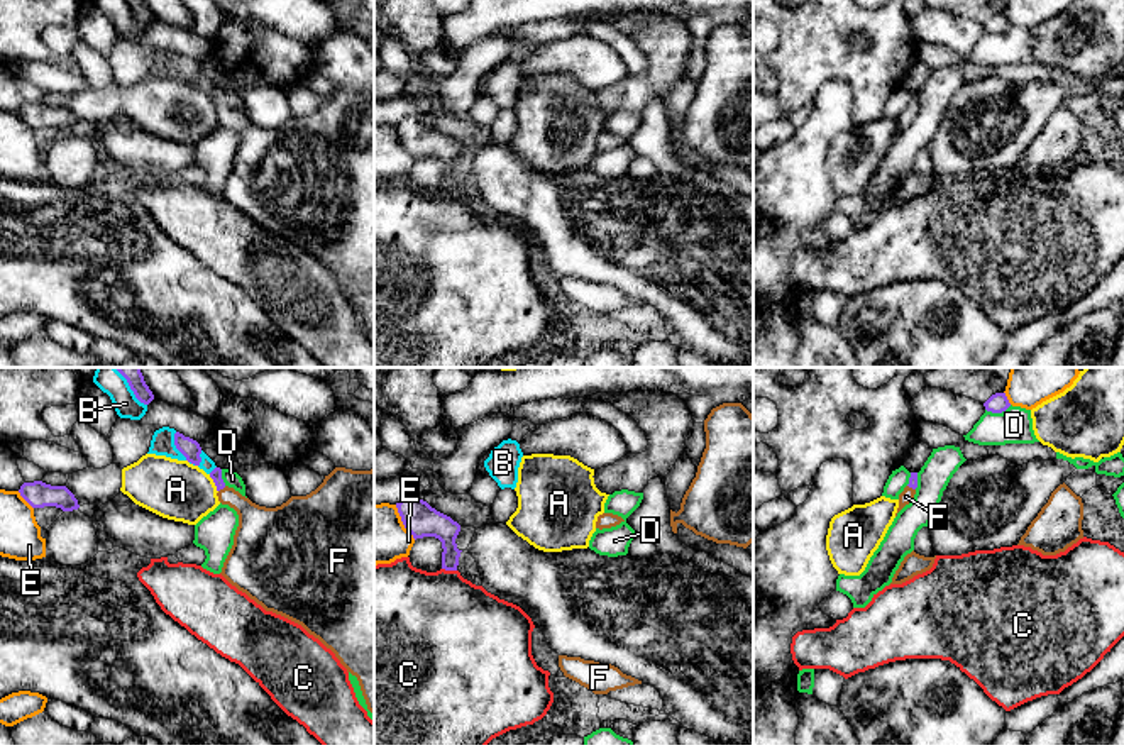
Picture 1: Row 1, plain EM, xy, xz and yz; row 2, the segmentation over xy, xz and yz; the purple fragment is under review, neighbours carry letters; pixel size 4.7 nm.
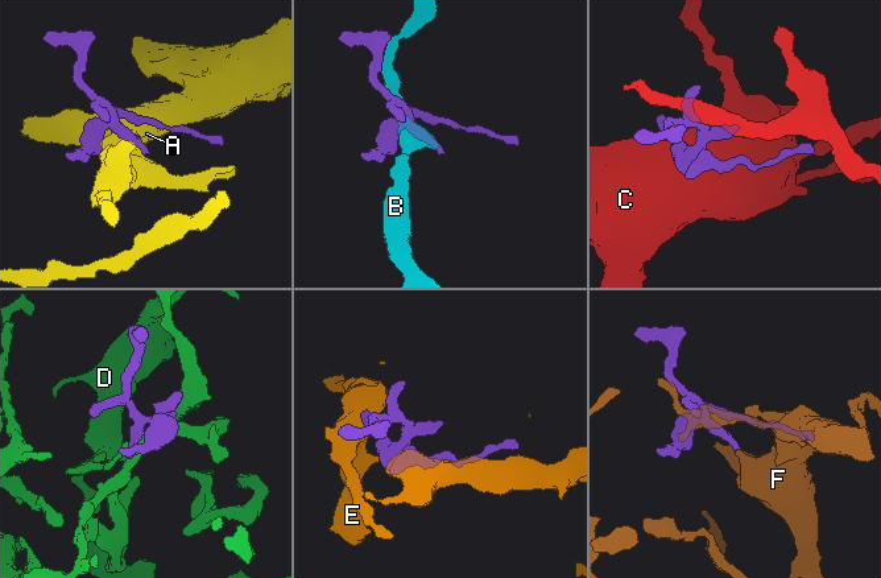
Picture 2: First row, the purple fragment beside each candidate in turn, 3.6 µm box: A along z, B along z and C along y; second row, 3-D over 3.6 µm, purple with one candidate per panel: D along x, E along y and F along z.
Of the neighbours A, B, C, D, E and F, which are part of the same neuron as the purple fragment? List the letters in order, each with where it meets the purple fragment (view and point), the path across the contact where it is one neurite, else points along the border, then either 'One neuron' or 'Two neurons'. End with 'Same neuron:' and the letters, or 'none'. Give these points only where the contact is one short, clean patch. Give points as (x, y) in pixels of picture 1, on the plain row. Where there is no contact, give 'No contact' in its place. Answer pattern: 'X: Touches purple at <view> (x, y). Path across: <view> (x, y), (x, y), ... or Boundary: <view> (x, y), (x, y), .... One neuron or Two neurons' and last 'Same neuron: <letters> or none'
A: Touches purple at xy (214, 102). Two neurons
B: Touches purple at xy (175, 65). Two neurons
C: Touches purple at xz (449, 190). Boundary: xz (442, 188), (456, 192). Two neurons
D: Touches purple at yz (997, 33). Two neurons
E: Touches purple at xz (402, 141). Two neurons
F: Touches purple at xy (222, 109). Path across: xy (215, 95), (222, 109), (258, 148). One neuron
Same neuron: F

